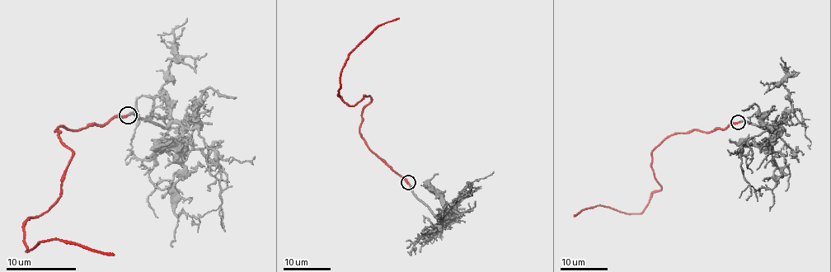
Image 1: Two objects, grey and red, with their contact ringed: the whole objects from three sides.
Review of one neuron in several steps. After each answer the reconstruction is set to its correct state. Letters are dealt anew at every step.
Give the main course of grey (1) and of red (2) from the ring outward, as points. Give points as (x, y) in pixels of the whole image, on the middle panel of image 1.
1: (408, 183), (435, 214), (450, 213), (466, 186), (471, 185), (471, 194), (473, 191)
2: (408, 183), (359, 132), (370, 98), (349, 105), (338, 94), (346, 58), (380, 25), (398, 17)

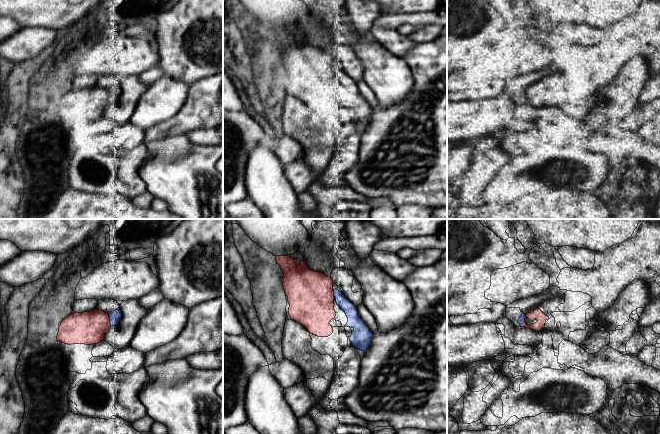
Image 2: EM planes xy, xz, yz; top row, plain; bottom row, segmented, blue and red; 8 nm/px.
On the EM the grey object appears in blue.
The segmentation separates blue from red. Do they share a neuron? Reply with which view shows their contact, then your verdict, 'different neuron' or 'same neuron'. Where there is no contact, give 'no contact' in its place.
contact in xy; same neuron

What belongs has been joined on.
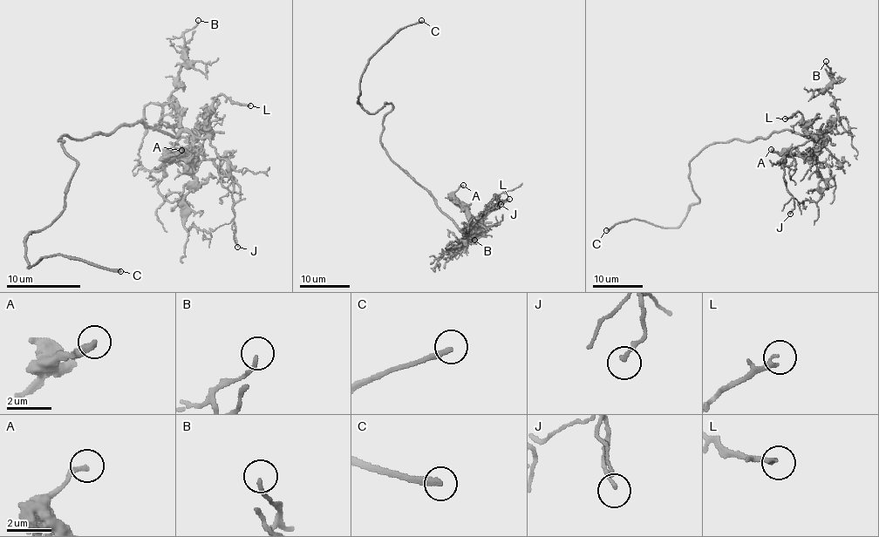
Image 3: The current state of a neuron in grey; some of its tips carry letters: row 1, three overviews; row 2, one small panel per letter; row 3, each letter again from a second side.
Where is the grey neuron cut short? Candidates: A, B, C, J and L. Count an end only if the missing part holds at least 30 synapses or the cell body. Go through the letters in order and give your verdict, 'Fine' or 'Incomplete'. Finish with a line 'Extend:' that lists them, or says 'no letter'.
A: Fine
B: Fine
C: Incomplete
J: Fine
L: Fine
Extend: C

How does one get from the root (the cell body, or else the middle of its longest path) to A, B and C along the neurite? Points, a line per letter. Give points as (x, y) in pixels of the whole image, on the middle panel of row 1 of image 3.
A: (382, 143), (385, 152), (460, 228), (469, 228), (466, 207), (454, 195), (463, 185)
B: (382, 143), (385, 152), (432, 198), (463, 235), (463, 242), (455, 251), (464, 242), (469, 244), (474, 240)
C: (382, 143), (383, 118), (391, 105), (366, 112), (357, 101), (360, 75), (397, 33), (421, 20)

